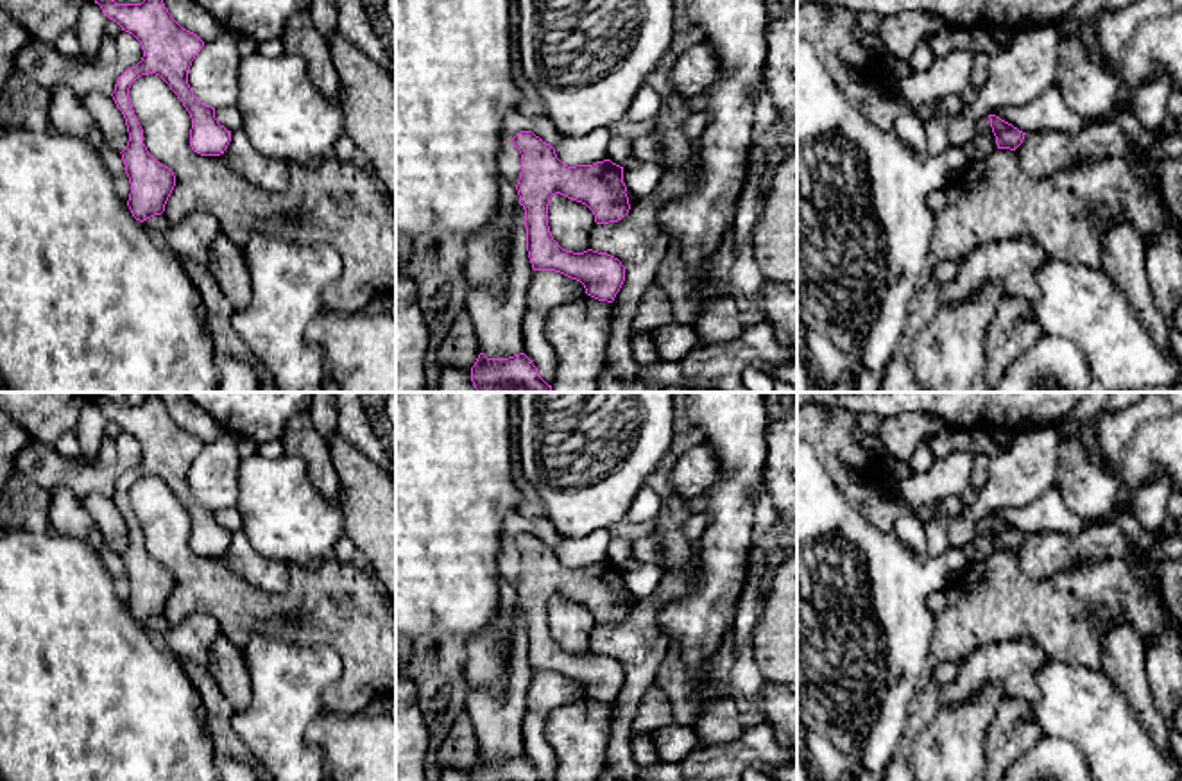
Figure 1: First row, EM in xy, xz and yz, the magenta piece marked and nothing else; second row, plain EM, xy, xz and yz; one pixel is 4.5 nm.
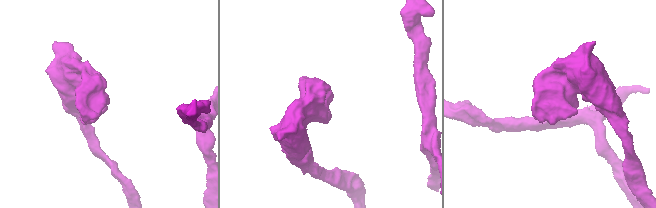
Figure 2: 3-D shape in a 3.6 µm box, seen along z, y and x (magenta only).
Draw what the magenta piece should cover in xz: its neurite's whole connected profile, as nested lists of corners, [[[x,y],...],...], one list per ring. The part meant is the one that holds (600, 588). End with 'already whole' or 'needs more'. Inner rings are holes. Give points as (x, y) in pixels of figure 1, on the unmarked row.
[[[532,532],[518,534],[510,545],[521,555],[516,591],[525,611],[532,670],[561,674],[580,682],[587,697],[612,704],[625,682],[625,668],[607,654],[562,650],[550,634],[548,605],[552,596],[561,595],[586,605],[596,625],[618,623],[630,611],[623,568],[611,561],[568,568],[555,550]]]; already whole

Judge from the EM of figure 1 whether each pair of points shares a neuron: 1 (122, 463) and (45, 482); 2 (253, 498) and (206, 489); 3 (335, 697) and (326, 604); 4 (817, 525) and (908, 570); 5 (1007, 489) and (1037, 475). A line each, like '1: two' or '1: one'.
1: one
2: two
3: one
4: one
5: one

